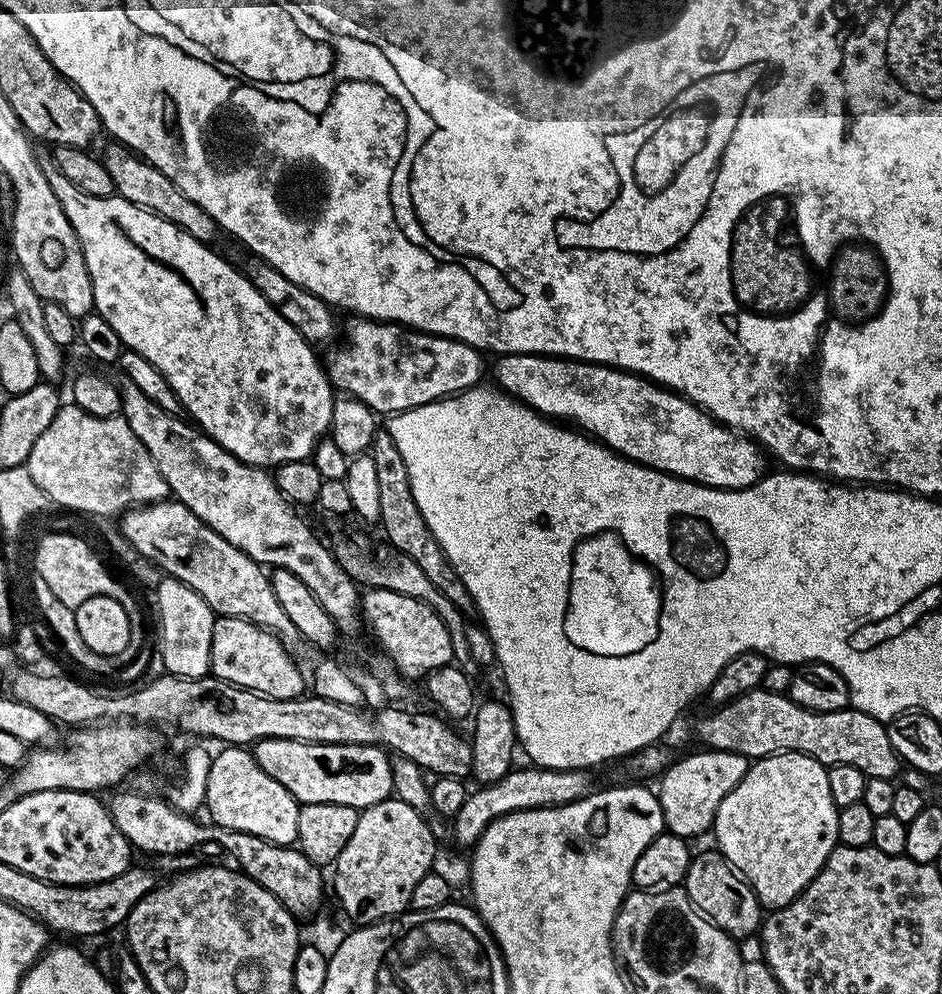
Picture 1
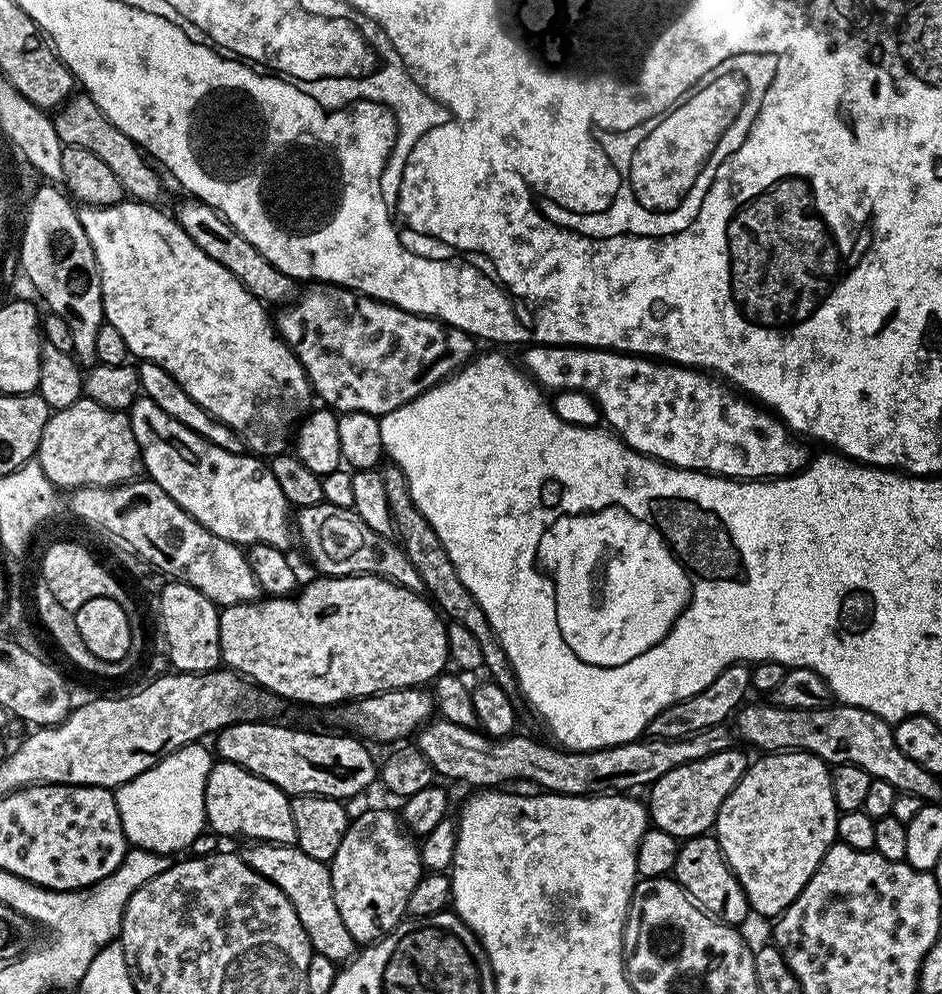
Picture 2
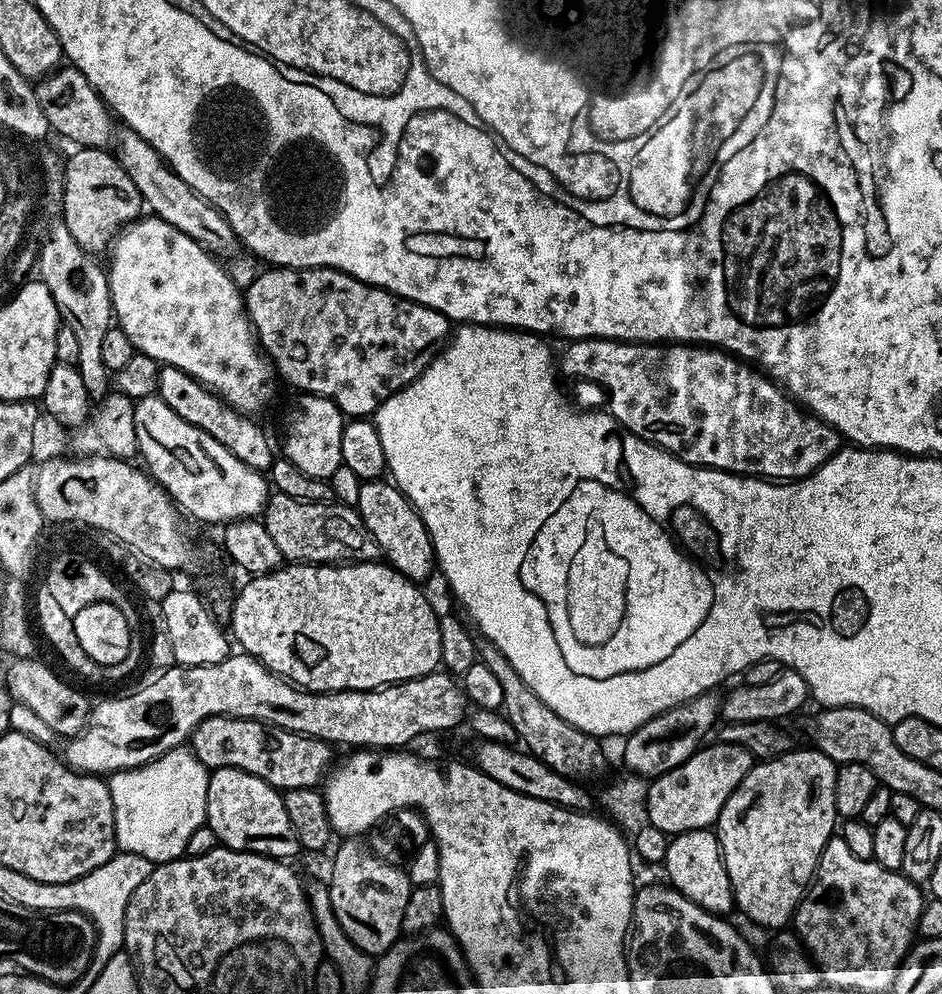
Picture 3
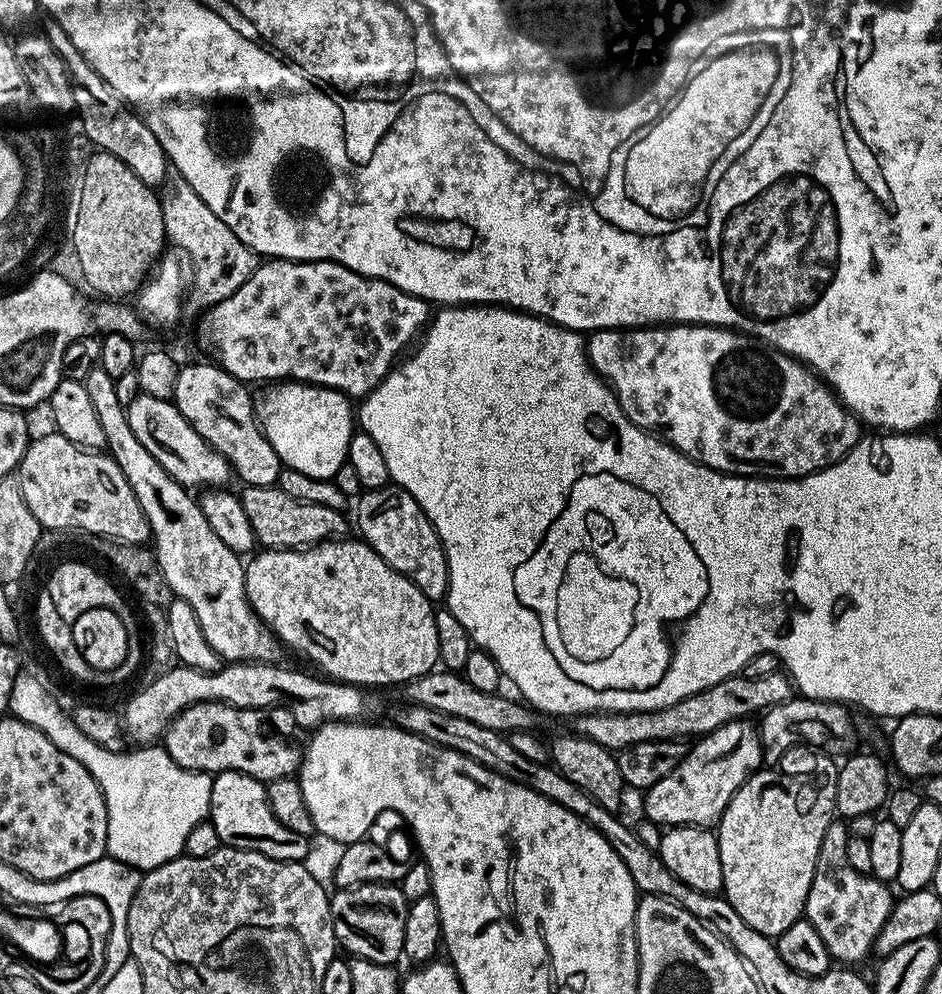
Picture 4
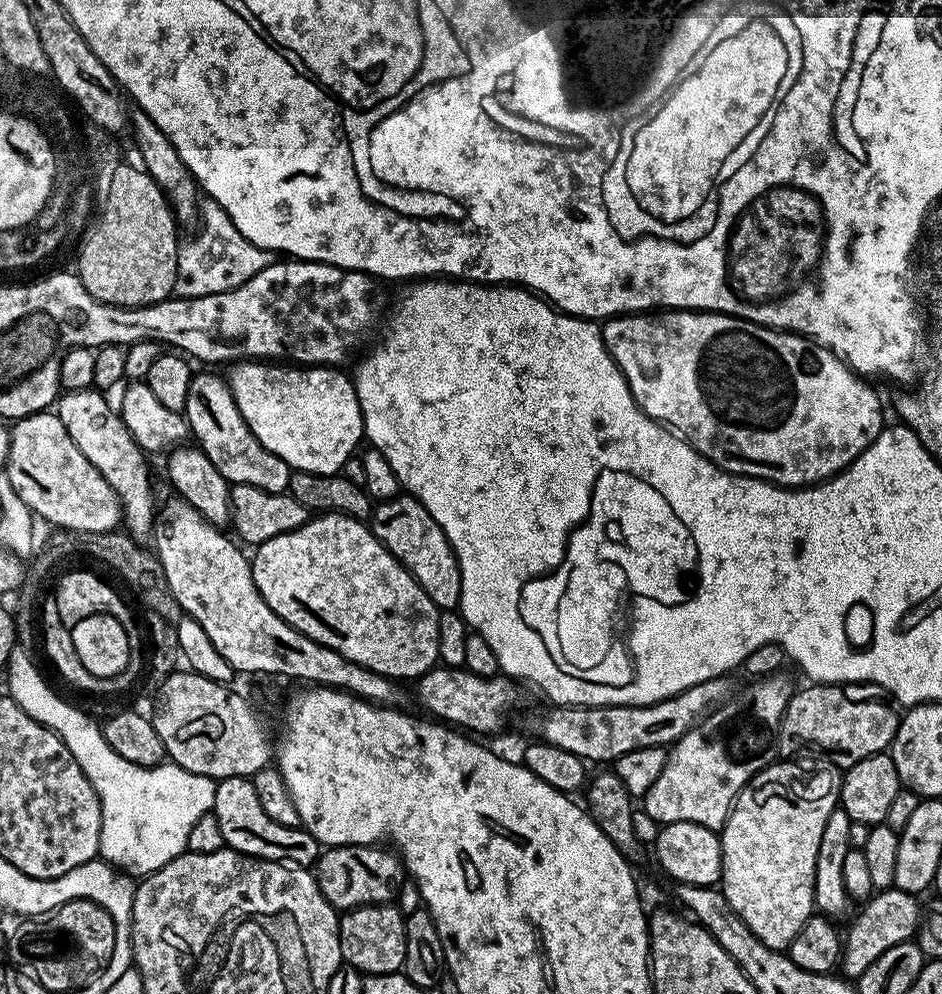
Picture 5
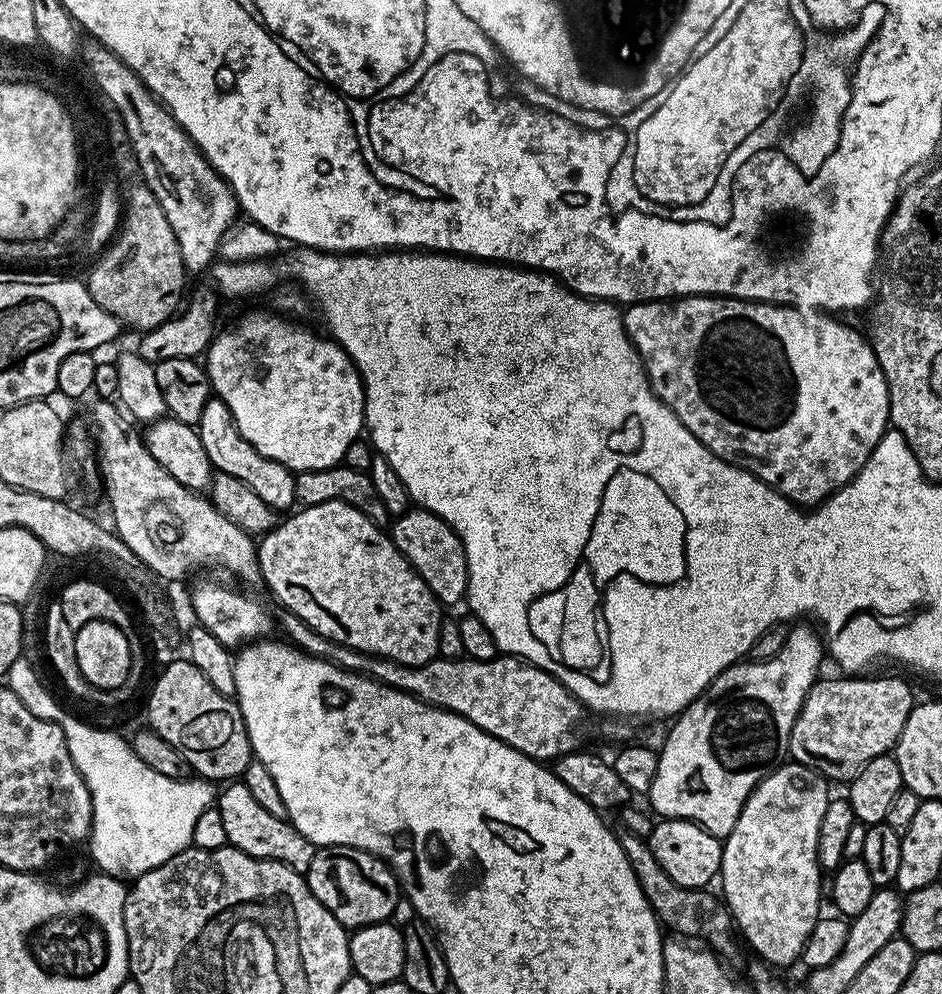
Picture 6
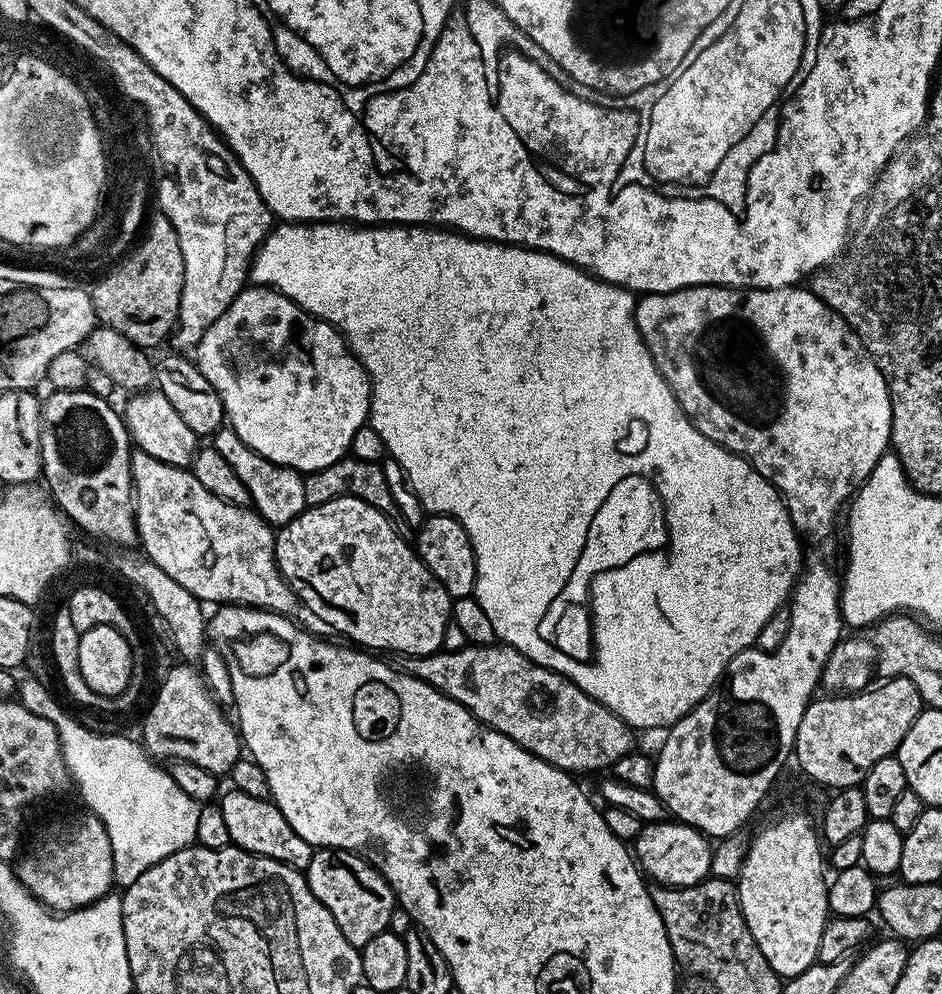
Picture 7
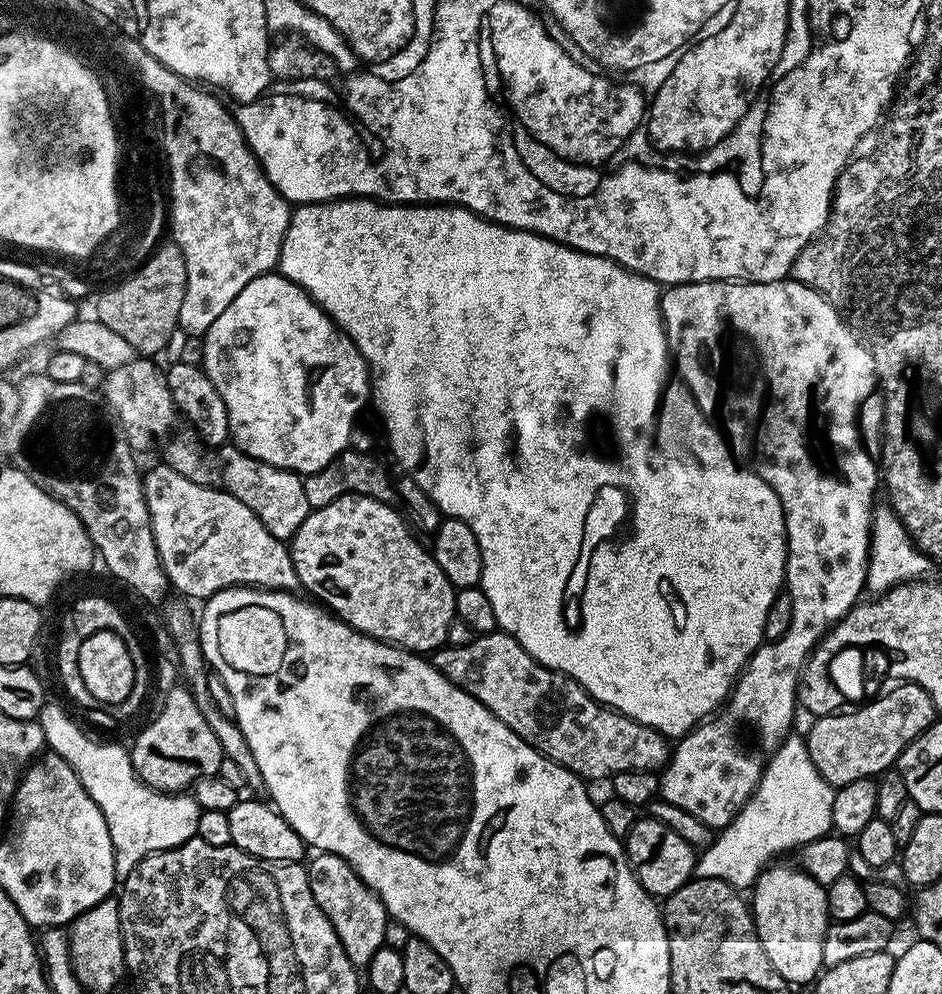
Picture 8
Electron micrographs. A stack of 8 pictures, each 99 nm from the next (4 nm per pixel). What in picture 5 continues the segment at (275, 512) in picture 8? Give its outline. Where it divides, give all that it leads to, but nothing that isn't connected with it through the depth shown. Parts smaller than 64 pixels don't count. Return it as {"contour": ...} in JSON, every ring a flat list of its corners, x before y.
{"contour":[[204,370,201,374,193,375,192,389,183,410,183,417,188,422,191,439,198,445,201,452,214,462,218,474,227,480,229,485,245,484,258,486,258,490,266,490,270,494,288,491,288,483,293,469,289,468,278,454,270,454,258,438,246,426,242,418,242,410,238,410,238,402,234,402,234,394,230,390,227,379,223,375,215,376,215,371]]}

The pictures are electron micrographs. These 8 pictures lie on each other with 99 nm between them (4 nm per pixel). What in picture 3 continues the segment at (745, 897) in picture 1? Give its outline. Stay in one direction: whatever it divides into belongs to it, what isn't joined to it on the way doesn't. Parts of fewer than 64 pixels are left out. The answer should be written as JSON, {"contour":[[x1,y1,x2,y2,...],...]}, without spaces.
{"contour":[[699,828,689,832,675,833,669,839,662,871,668,875,667,883,684,895,687,900,697,904,699,908,705,908,707,912,713,914,728,914,724,912,733,911,736,899,730,886,730,874,726,874,726,862,720,849,719,835,712,828]]}

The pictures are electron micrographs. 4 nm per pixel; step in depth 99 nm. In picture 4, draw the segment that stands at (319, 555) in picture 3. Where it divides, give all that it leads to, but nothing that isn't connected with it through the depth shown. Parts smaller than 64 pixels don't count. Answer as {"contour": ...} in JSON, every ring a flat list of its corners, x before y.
{"contour":[[249,484,243,490,245,492,239,493,242,510,246,510,250,526,254,526,256,542,261,549,307,548,322,540,335,540,349,535,349,517,347,520,344,512,330,506,318,506,318,502,298,502,298,498,290,498,290,494,286,494,278,486]]}

